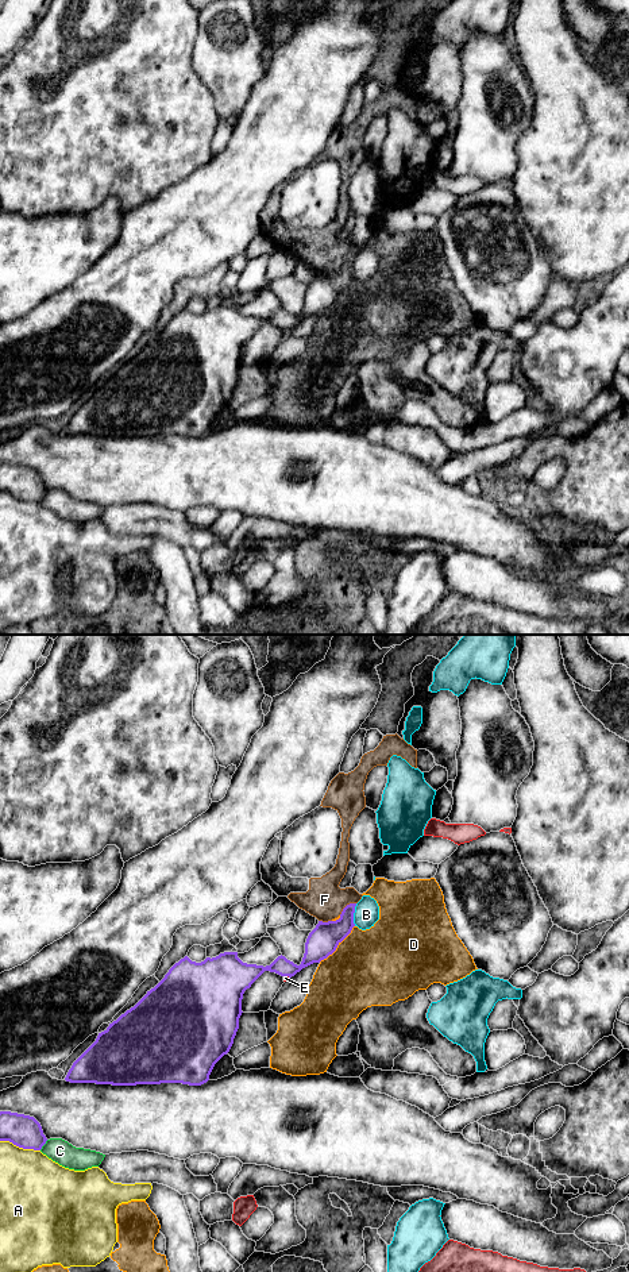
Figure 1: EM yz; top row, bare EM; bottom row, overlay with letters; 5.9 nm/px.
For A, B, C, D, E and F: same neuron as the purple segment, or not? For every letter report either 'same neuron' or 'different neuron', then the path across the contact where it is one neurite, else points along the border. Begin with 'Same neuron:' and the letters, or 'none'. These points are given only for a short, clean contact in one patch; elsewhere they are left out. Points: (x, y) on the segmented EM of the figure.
Same neuron: none
A: different neuron
B: different neuron
C: different neuron
D: different neuron
E: different neuron
F: different neuron; border yz (355, 902), (350, 902), (339, 914)

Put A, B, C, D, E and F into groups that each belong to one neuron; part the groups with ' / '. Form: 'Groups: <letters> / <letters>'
Groups: A / B / C / D F / E

